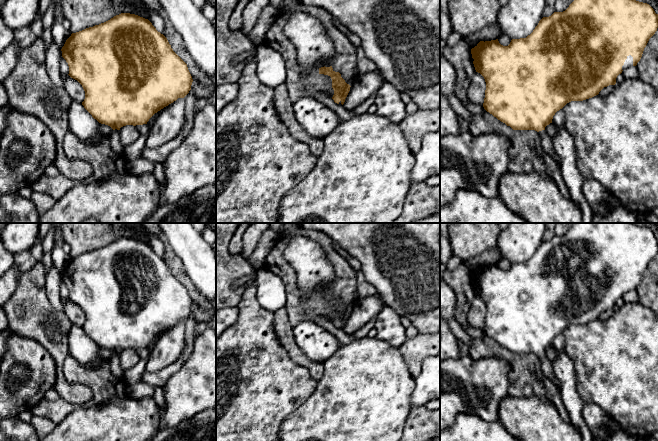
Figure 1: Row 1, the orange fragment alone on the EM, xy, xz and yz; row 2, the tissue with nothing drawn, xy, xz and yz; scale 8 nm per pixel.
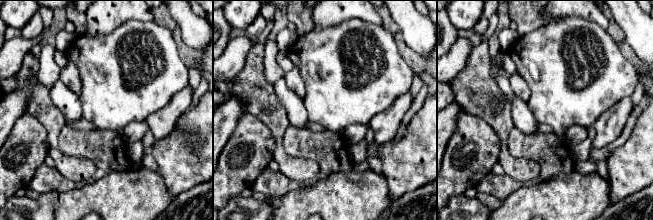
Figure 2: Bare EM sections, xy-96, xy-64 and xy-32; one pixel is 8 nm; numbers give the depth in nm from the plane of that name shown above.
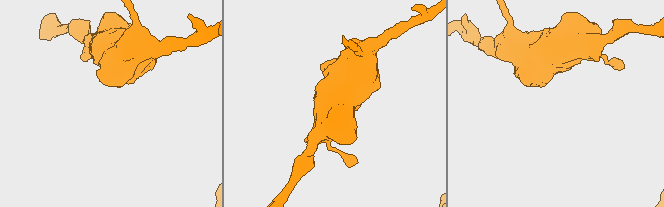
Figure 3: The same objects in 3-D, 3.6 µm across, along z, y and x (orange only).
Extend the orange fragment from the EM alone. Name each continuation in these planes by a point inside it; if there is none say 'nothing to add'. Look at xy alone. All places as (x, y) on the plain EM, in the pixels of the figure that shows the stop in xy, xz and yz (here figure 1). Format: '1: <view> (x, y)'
1: xy (115, 366)

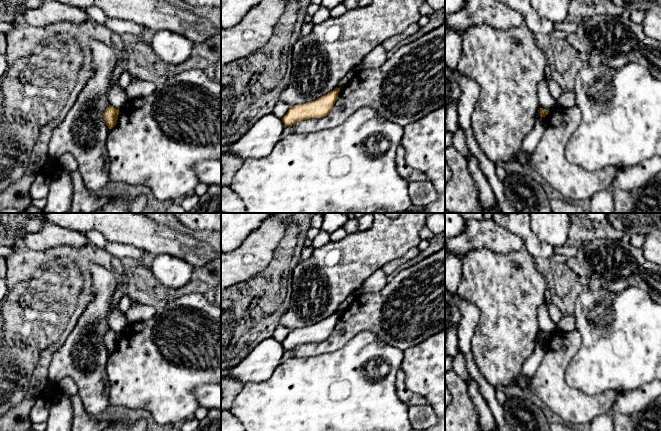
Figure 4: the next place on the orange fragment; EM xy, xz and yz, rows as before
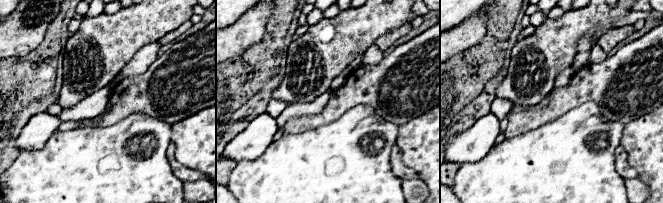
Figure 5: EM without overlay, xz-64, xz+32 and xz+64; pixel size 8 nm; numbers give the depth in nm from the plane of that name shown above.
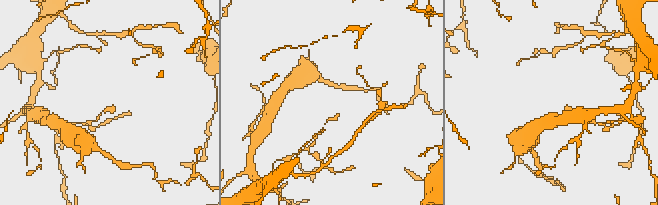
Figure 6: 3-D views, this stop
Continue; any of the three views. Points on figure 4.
nothing to add

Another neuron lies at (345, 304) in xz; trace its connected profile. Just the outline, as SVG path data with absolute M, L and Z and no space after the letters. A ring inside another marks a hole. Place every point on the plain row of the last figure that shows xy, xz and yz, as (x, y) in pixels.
M354 294L349 295L338 307L337 312L339 312L340 314L345 311L346 309L348 309L348 307L350 306L350 304L355 300L355 296Z

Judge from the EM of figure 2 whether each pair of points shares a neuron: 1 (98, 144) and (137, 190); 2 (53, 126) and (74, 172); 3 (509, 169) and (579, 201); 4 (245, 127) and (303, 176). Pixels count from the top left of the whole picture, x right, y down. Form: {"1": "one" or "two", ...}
{"1": "two", "2": "one", "3": "two", "4": "two"}

